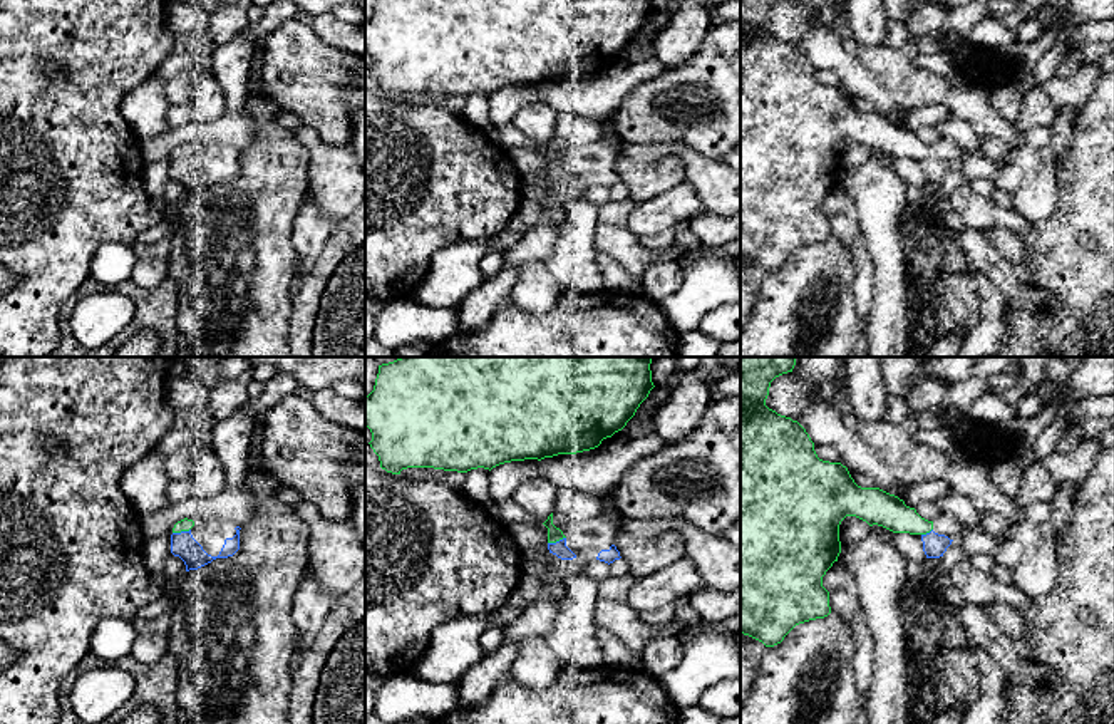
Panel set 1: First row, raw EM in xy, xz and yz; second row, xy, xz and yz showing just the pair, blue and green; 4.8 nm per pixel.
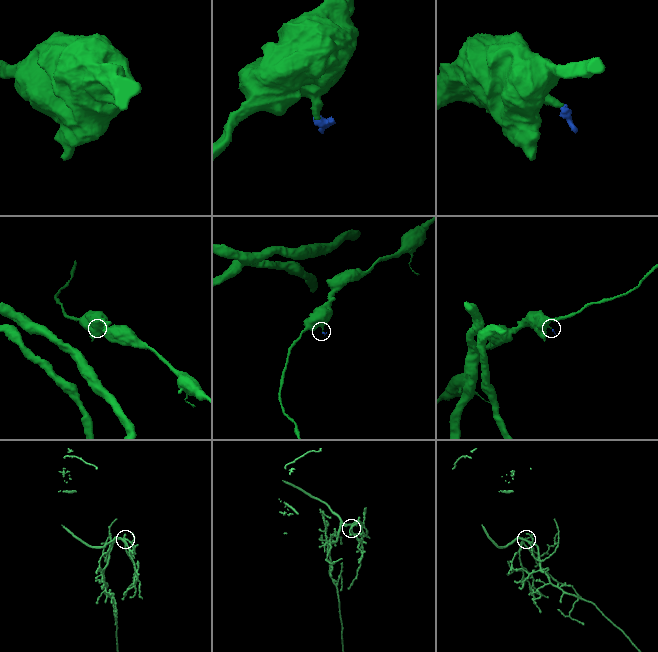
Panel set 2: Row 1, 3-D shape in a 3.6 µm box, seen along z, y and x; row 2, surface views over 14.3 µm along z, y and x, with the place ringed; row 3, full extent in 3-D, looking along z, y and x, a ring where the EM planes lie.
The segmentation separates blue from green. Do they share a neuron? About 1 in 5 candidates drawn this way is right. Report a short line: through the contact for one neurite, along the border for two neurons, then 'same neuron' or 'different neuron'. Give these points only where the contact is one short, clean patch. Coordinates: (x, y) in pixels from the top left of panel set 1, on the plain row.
different neuron

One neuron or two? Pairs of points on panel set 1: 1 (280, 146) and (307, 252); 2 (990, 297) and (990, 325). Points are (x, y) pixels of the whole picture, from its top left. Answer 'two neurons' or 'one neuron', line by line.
1: two neurons
2: one neuron

